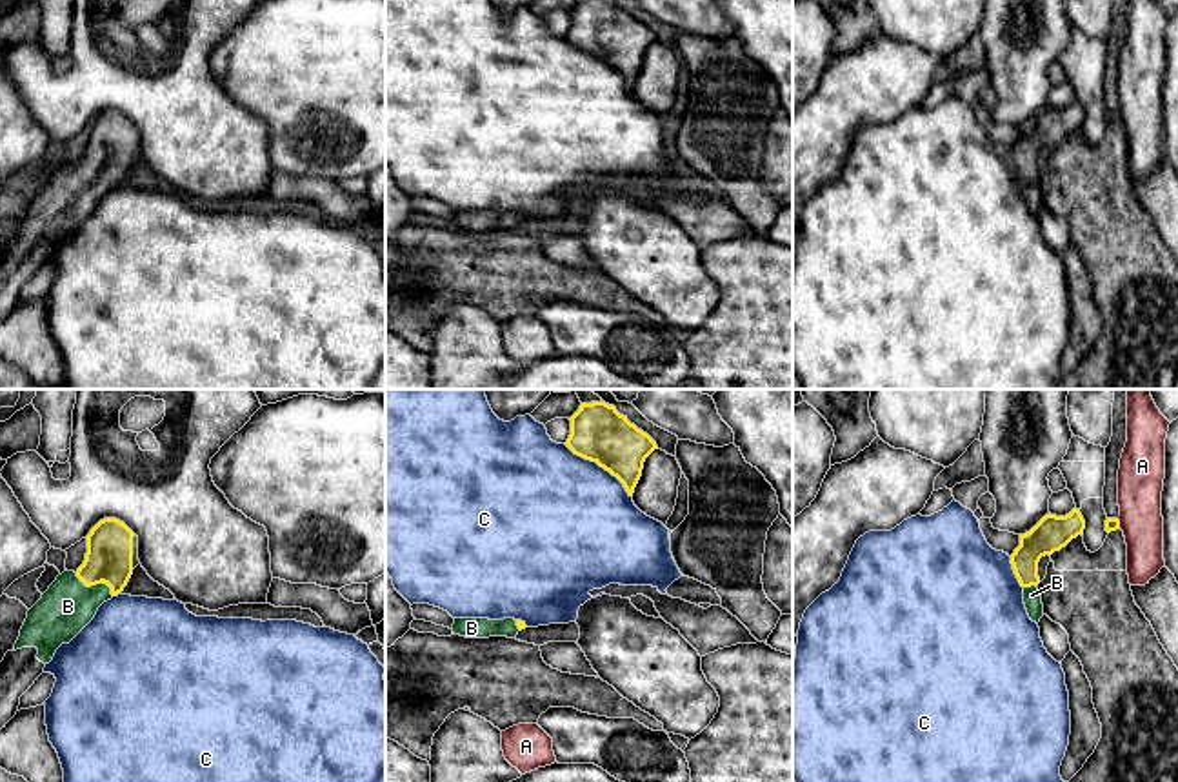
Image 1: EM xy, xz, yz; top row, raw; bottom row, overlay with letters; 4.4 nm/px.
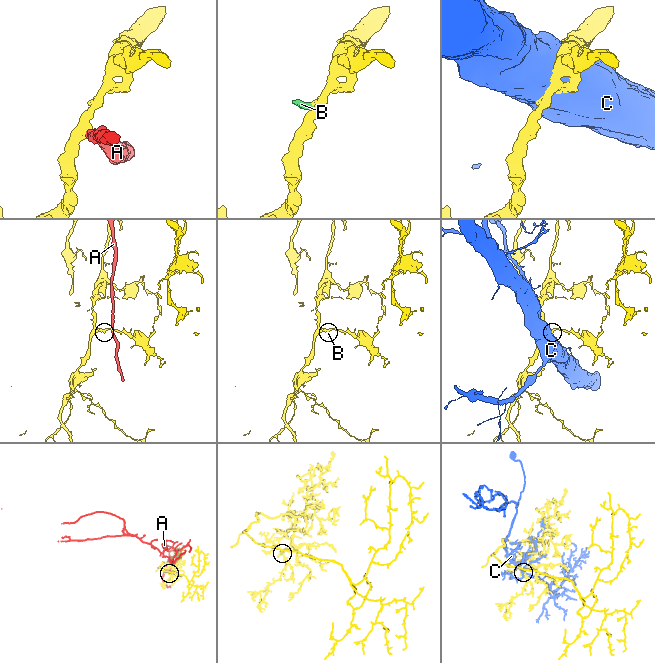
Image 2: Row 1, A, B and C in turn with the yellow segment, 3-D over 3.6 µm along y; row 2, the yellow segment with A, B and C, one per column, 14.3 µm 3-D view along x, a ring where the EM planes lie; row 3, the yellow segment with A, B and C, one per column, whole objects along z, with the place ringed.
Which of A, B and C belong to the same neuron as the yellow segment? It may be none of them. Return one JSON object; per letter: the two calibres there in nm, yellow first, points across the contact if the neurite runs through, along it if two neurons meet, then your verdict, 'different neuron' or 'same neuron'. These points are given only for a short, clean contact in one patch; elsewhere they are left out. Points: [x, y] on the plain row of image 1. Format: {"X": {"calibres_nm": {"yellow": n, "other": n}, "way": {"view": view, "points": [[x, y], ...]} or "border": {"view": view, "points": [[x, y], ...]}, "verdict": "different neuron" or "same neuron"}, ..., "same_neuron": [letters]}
{"A": {"calibres_nm": {"yellow": 60, "other": 200}, "border": {"view": "yz", "points": [[1117, 111], [1120, 120]]}, "verdict": "different neuron"}, "B": {"calibres_nm": {"yellow": 200, "other": 240}, "way": {"view": "xy", "points": [[109, 137], [108, 160], [97, 175], [68, 199]]}, "verdict": "same neuron"}, "C": {"calibres_nm": {"yellow": 240, "other": 500}, "verdict": "different neuron"}, "same_neuron": ["B"]}

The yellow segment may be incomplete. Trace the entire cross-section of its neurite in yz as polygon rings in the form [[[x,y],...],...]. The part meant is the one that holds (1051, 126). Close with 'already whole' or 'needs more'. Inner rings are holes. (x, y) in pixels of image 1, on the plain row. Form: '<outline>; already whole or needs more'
[[[1080,102],[1065,109],[1045,107],[1029,125],[1020,127],[1020,138],[1011,147],[1014,167],[1023,180],[1023,196],[1033,215],[1043,209],[1043,196],[1038,184],[1038,155],[1065,140],[1073,131],[1083,127],[1085,113]]]; needs more

